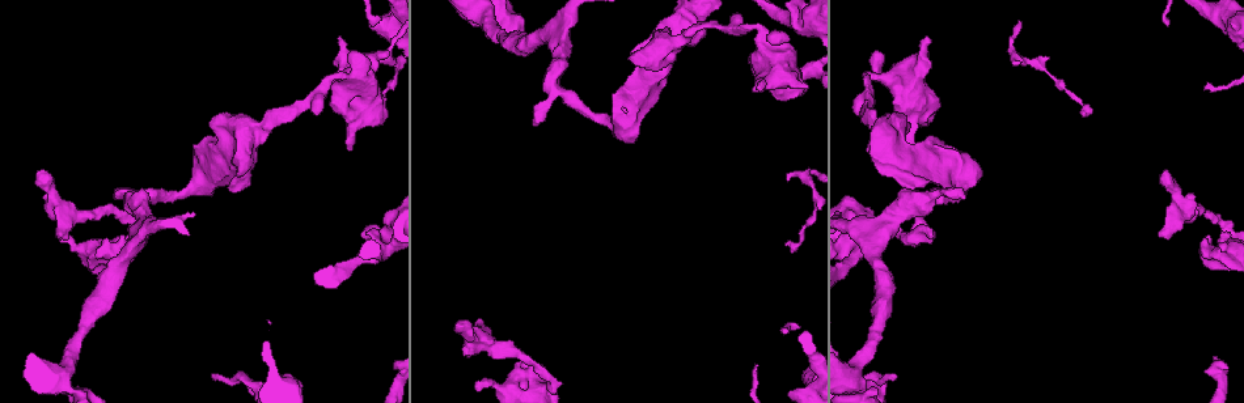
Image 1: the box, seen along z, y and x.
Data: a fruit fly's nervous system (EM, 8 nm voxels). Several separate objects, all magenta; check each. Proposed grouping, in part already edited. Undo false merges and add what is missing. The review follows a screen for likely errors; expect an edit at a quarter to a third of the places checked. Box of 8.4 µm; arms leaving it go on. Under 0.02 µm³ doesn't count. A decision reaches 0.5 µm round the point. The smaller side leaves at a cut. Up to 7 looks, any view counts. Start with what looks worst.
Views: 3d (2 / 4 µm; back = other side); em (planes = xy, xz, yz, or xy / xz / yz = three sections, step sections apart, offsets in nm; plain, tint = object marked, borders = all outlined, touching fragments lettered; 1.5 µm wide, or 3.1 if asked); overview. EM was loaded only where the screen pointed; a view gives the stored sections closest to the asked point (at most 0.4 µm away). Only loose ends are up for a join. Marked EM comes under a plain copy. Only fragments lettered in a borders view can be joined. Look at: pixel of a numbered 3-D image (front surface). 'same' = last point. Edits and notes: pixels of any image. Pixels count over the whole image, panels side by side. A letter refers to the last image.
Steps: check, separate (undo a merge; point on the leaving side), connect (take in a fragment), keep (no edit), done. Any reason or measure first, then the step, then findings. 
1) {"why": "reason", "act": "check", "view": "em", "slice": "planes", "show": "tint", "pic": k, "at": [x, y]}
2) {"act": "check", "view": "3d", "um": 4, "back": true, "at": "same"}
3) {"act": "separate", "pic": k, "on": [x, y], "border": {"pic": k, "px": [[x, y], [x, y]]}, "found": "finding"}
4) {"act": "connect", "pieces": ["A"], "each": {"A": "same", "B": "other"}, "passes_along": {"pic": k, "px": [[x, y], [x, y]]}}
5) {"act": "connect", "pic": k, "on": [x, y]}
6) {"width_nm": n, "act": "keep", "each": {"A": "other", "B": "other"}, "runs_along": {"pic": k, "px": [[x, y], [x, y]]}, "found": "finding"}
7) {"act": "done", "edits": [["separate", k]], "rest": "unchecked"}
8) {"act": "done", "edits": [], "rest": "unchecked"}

{"why": "an open end", "act": "check", "view": "3d", "um": 4, "back": true, "pic": 1, "at": [480, 321]}

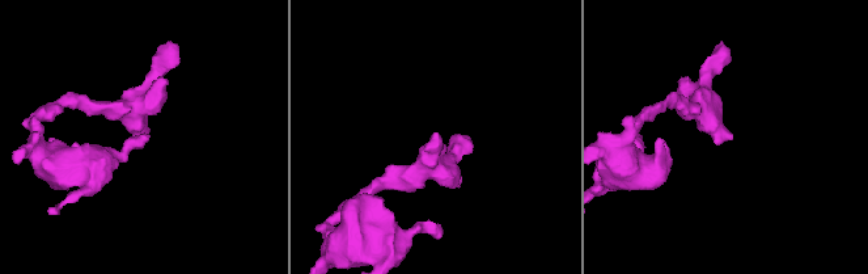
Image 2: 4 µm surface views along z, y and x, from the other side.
{"why": "shape alone is not enough", "act": "check", "view": "em", "slice": "planes", "show": "tint", "pic": 2, "at": [731, 135]}

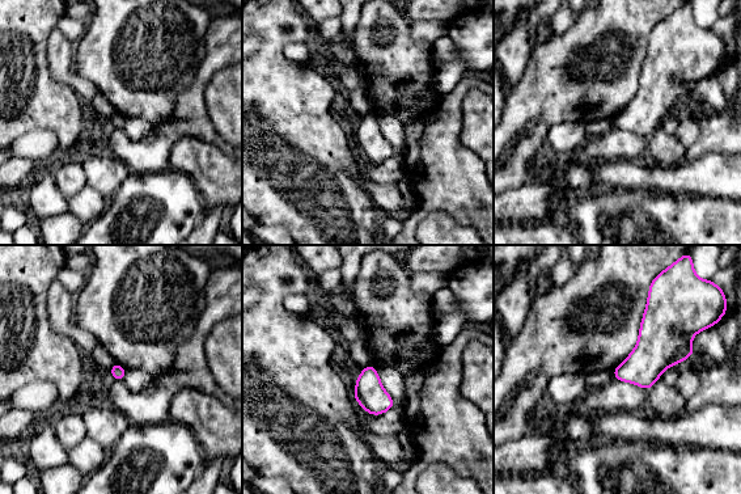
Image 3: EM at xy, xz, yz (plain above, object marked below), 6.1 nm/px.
{"act": "check", "view": "em", "slice": "planes", "show": "borders", "at": "same"}

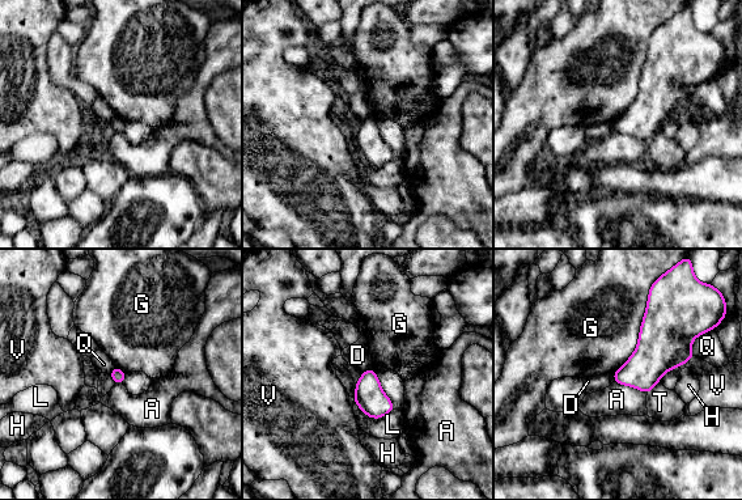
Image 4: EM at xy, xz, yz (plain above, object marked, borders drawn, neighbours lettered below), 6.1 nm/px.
{"longest_contact_nm": ["G", 550], "act": "keep", "each": {"A": "other", "D": "other", "G": "other", "H": "other", "L": "other", "Q": "other", "T": "other", "V": "other"}, "border": {"pic": 4, "px": [[372, 367], [363, 372]]}, "found": "no lettered fragment goes on from it"}

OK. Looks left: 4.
{"why": "abrupt turn", "act": "check", "view": "em", "slice": "planes", "show": "borders", "pic": 1, "at": [334, 78]}

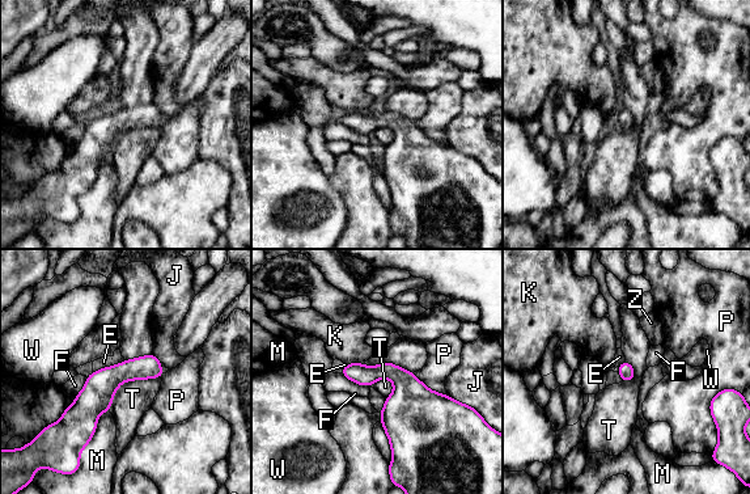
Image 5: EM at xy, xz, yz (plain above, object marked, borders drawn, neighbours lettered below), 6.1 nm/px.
{"act": "keep", "each": {"E": "other", "F": "other", "J": "other", "K": "other", "M": "other", "P": "other", "T": "other", "W": "other", "Z": "other"}, "found": "one neuron here"}

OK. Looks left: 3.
{"why": "stops while still wide", "act": "check", "view": "em", "slice": "planes", "show": "borders", "pic": 1, "at": [347, 148]}

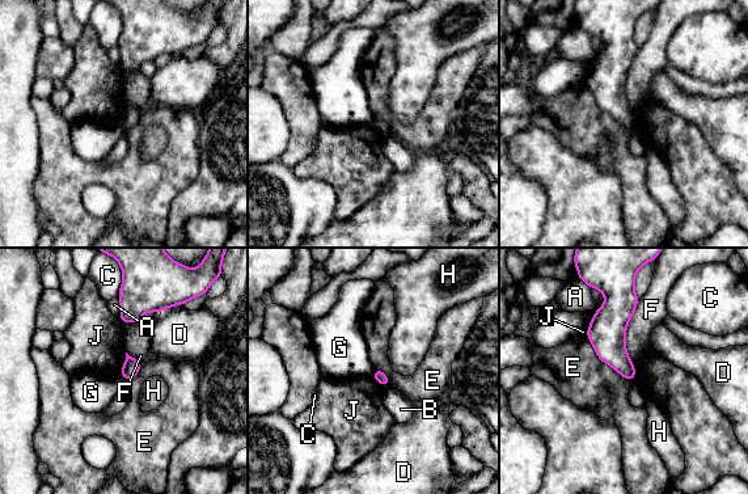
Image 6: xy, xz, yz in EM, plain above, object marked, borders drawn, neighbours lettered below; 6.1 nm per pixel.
{"longest_contact_nm": ["E", 400], "act": "keep", "each": {"A": "other", "B": "other", "C": "other", "D": "other", "E": "other", "F": "other", "G": "other", "H": "other", "J": "other"}, "found": "none of them fits"}

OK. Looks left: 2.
{"act": "done", "edits": [], "rest": "unchecked"}

